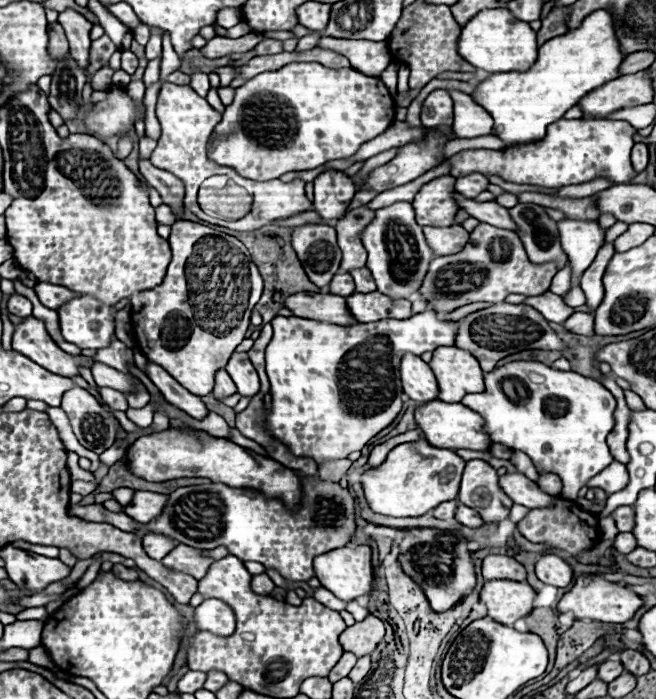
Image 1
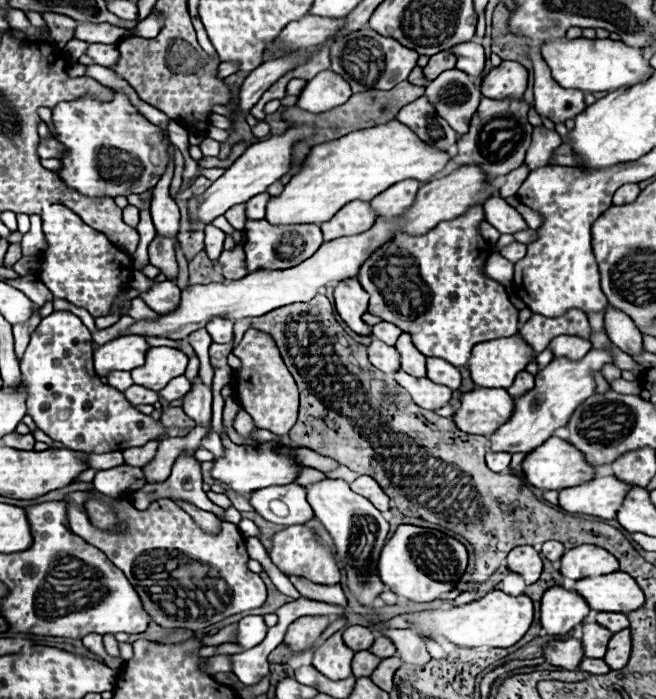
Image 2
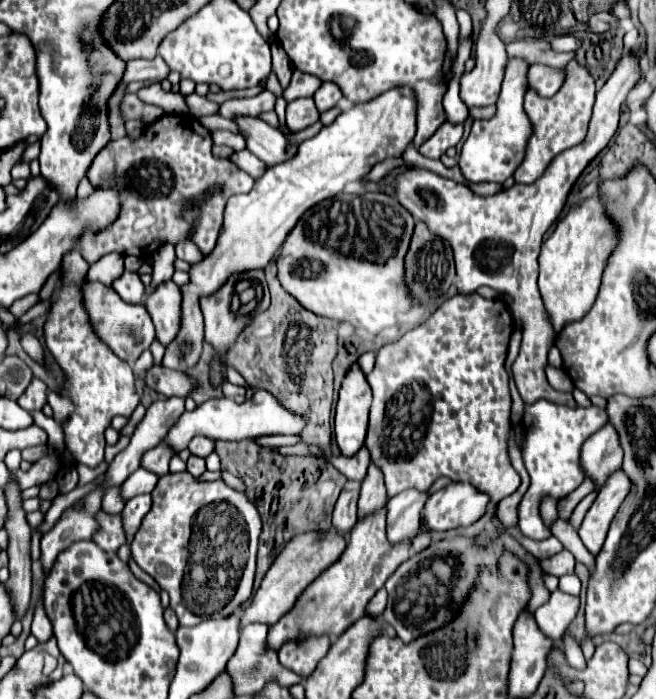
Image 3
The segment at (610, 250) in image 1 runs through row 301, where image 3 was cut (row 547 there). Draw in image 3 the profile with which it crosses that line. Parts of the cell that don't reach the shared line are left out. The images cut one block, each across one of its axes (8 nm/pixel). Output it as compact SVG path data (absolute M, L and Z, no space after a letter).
M614 472L604 488L600 488L598 498L590 506L582 528L578 530L584 546L592 552L598 554L602 550L602 544L606 540L608 526L618 512L624 496L628 494L628 478L624 478L624 472Z

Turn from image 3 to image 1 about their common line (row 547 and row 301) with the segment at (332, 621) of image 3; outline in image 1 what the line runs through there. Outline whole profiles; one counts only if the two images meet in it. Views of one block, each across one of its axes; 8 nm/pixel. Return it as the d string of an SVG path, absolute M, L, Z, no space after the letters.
M352 294L346 300L348 310L358 322L378 322L384 318L404 320L412 316L412 304L408 300L384 298L384 294Z

